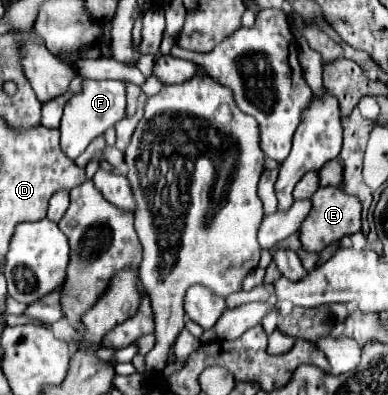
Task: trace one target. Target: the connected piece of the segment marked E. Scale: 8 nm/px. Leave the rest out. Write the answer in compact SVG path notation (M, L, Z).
M321 187L311 197L311 201L313 201L313 209L299 229L299 239L307 251L319 253L327 245L339 241L341 237L361 231L361 203L357 197L351 197L337 187Z

